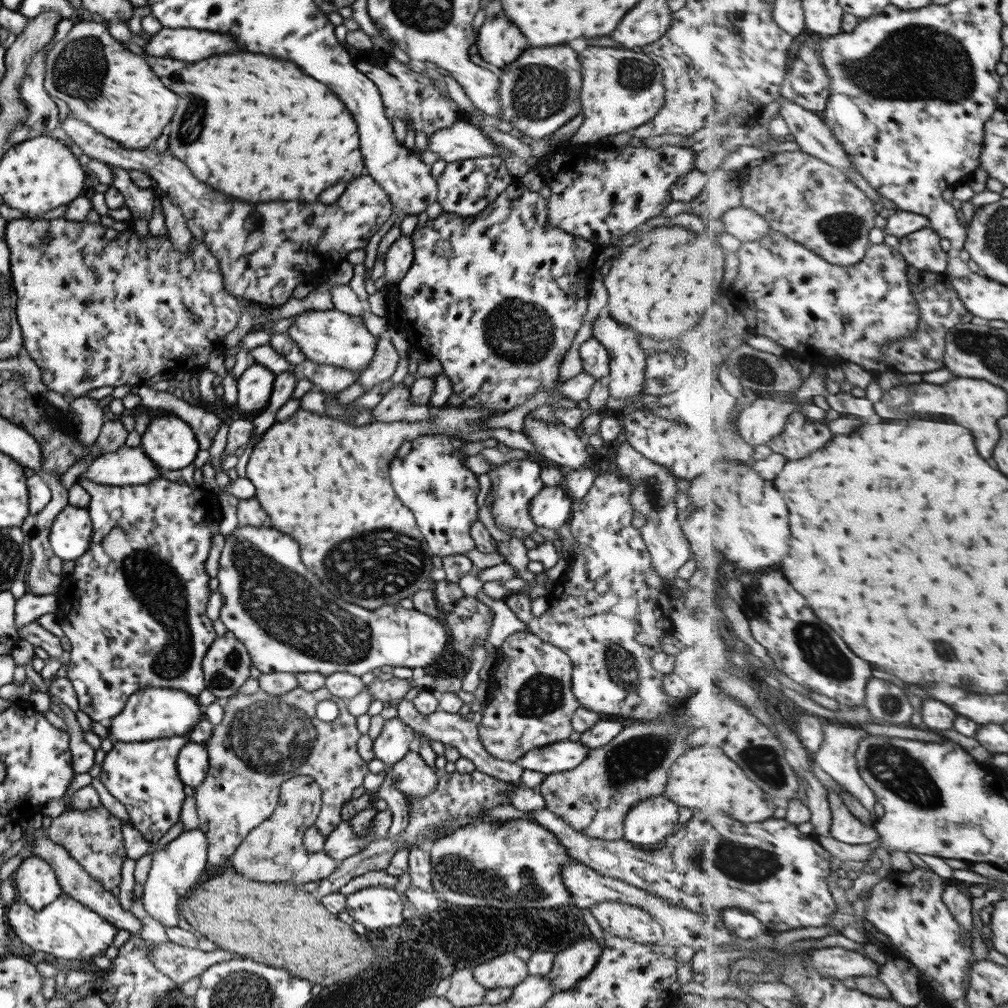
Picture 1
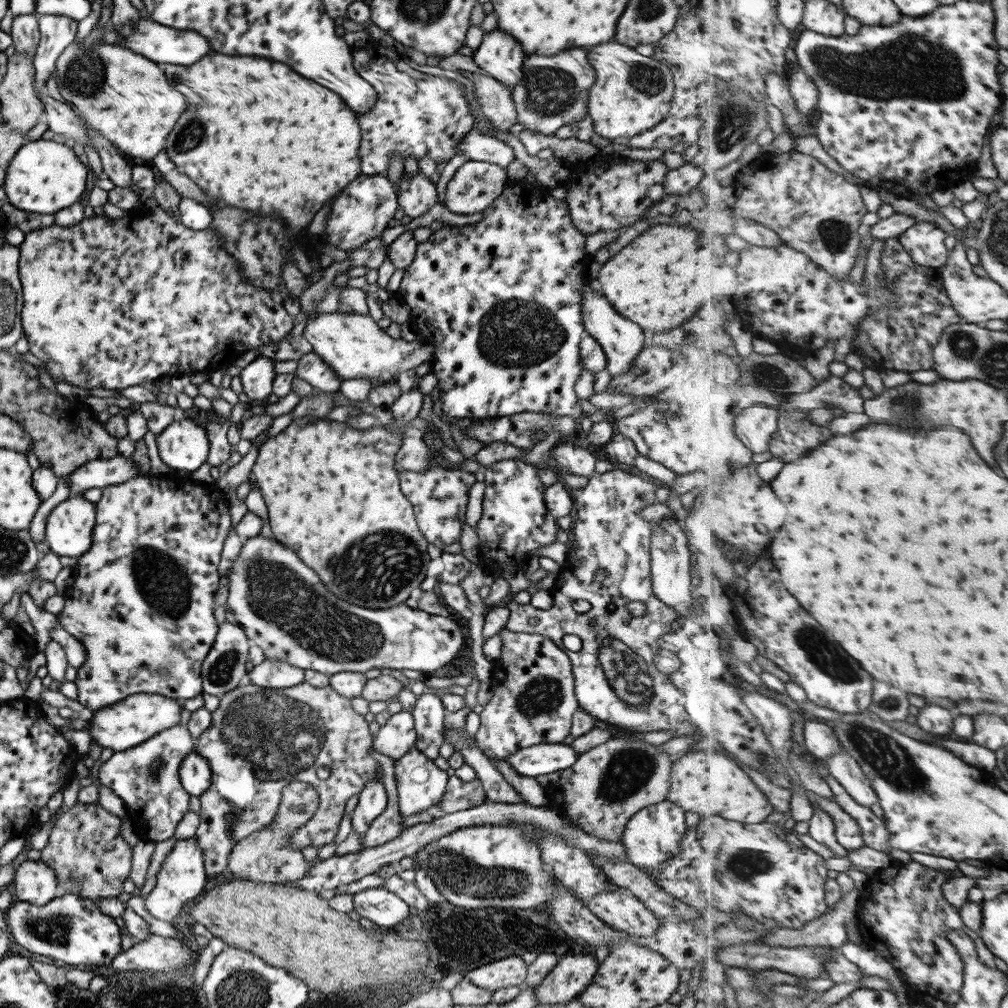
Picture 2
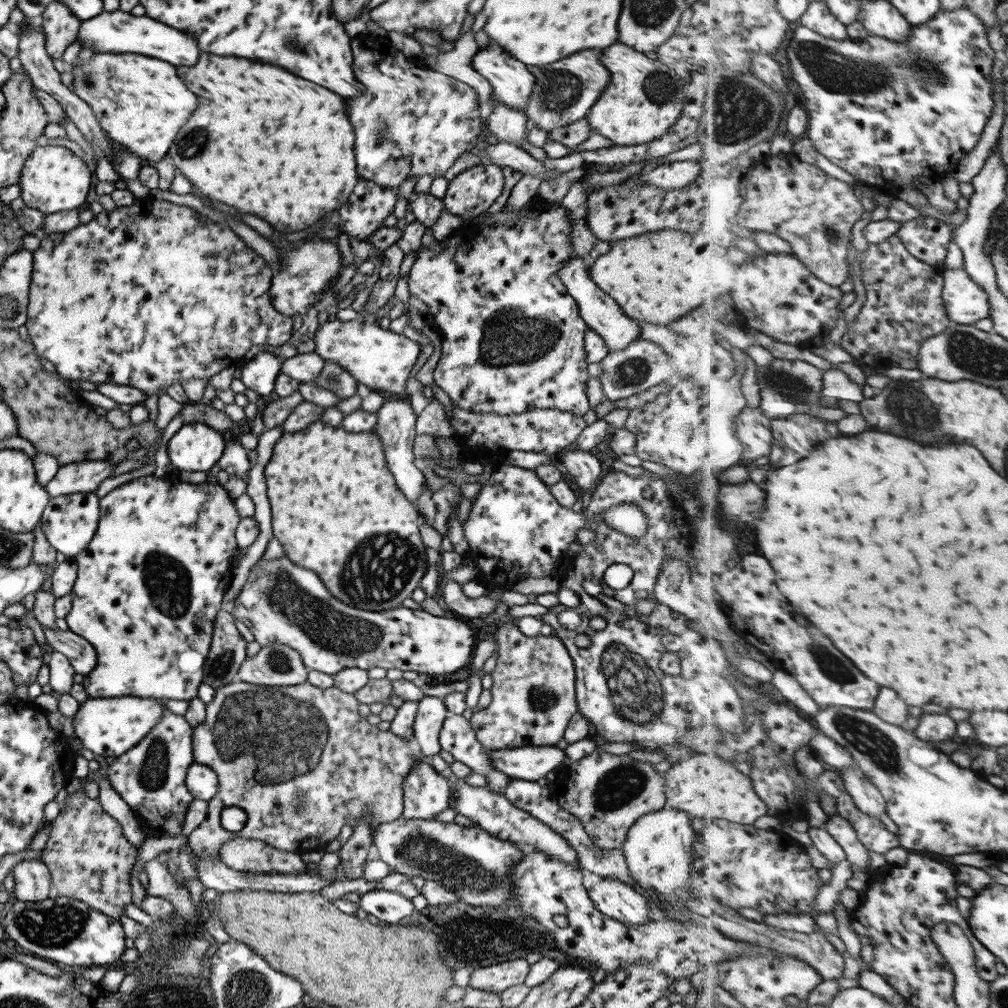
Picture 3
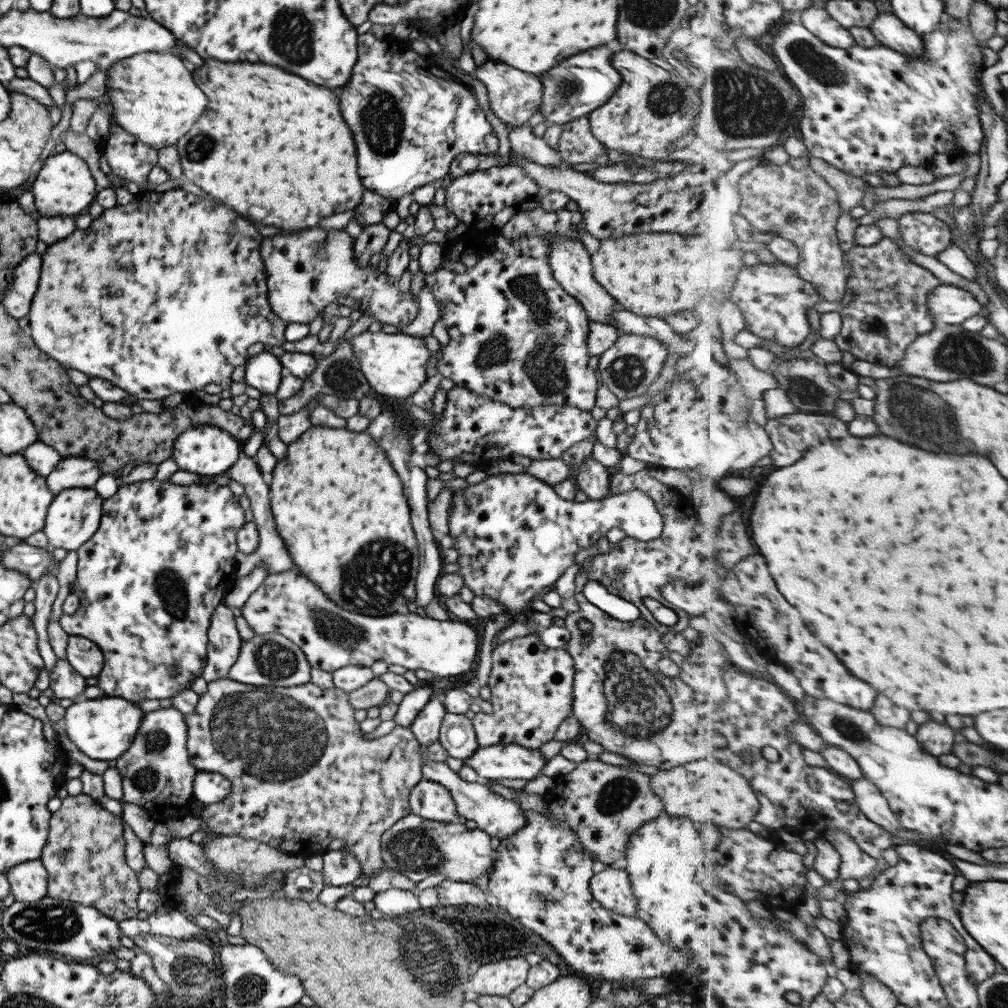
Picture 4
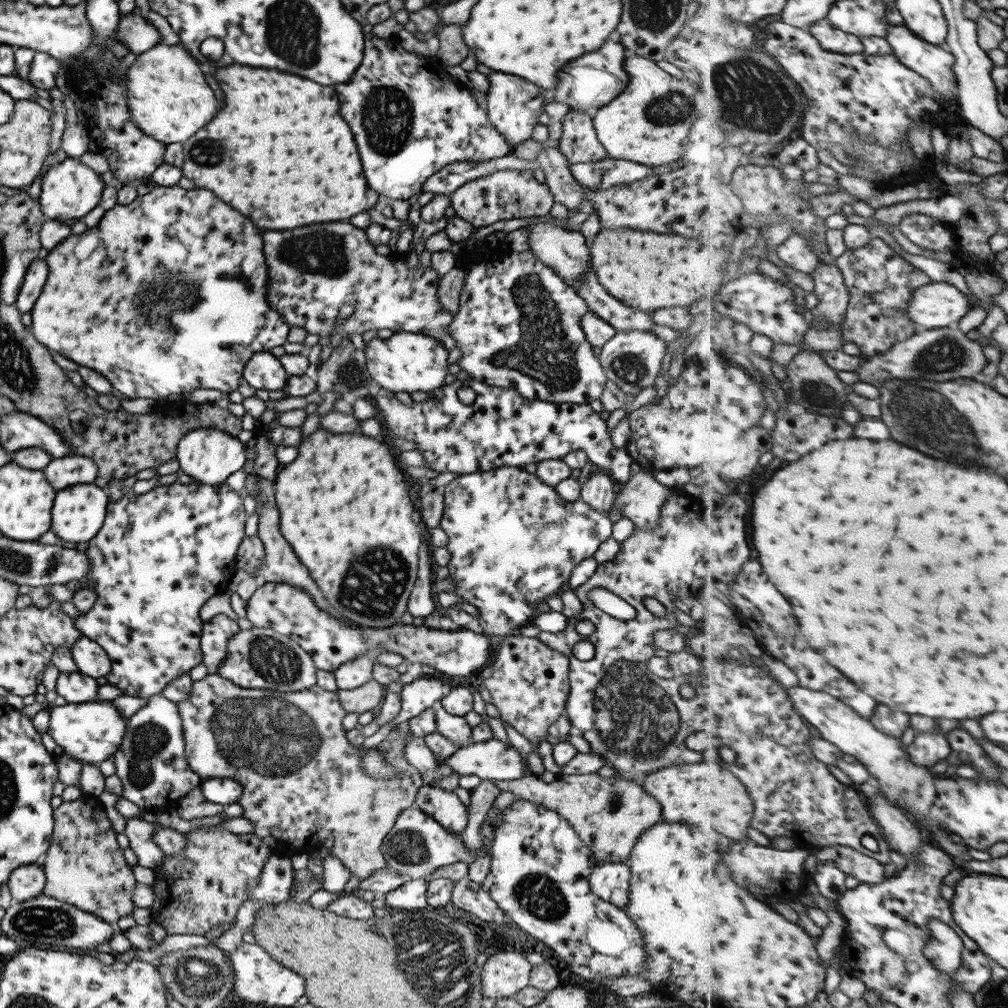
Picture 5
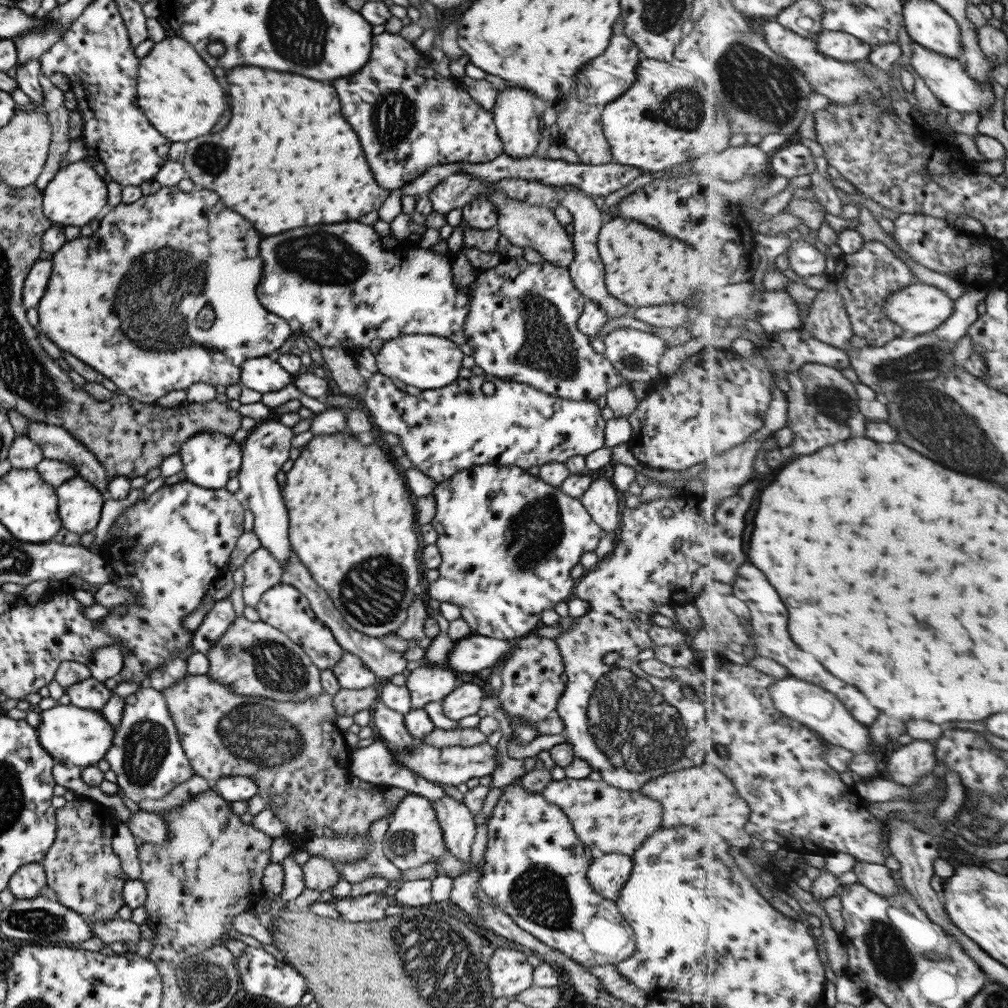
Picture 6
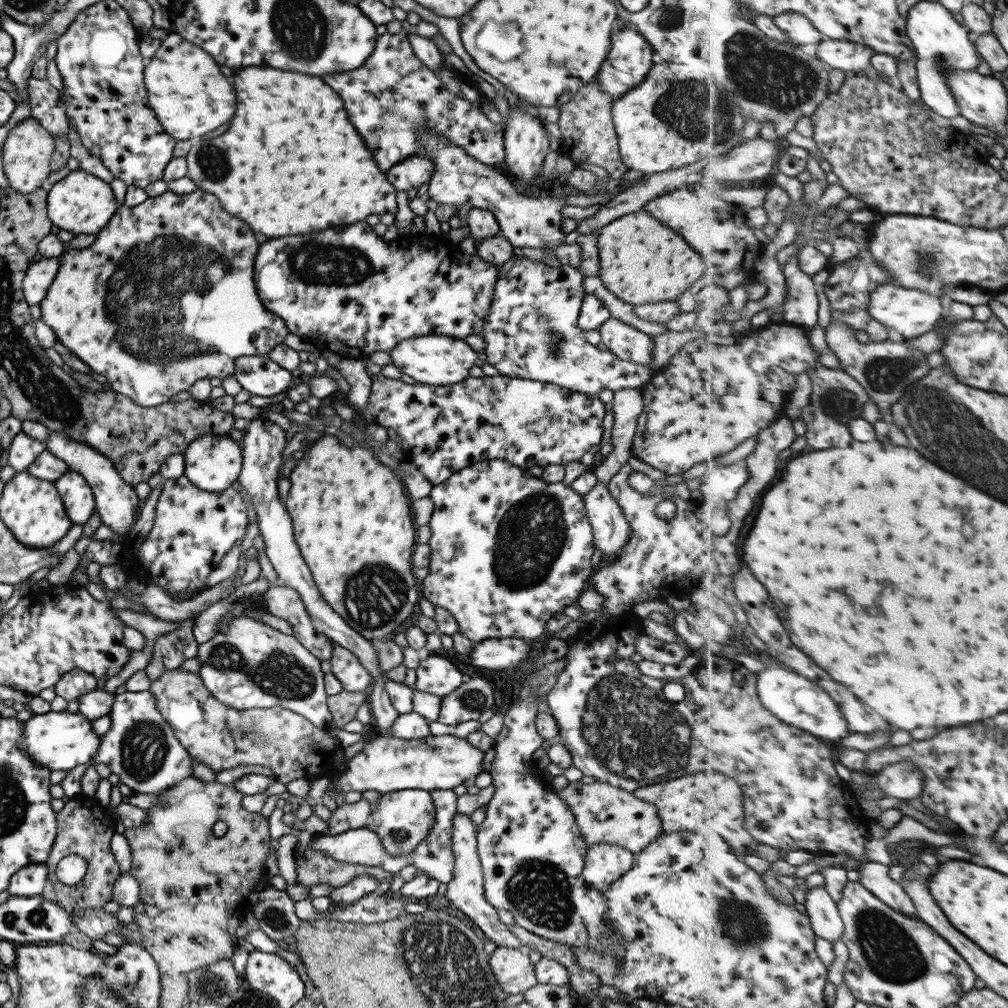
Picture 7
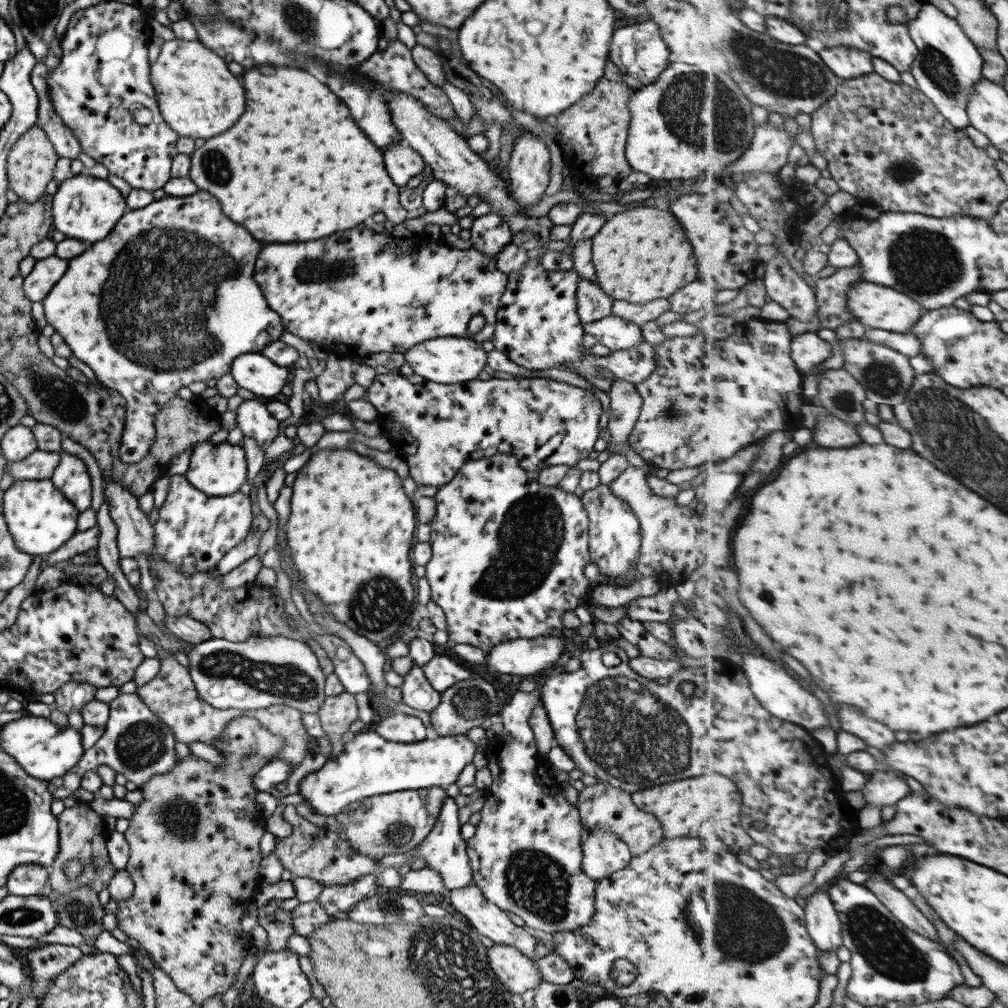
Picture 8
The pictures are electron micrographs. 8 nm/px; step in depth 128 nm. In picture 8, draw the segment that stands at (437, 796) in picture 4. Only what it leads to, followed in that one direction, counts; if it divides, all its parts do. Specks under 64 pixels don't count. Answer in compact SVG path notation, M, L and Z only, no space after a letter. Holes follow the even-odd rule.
M473 883L465 885L463 888L450 890L448 899L450 900L449 904L468 920L468 924L476 930L475 932L487 937L495 945L503 944L514 947L525 956L528 956L536 966L537 957L535 957L534 949L537 940L529 936L522 926L512 923L506 911L485 900L481 889L477 885Z

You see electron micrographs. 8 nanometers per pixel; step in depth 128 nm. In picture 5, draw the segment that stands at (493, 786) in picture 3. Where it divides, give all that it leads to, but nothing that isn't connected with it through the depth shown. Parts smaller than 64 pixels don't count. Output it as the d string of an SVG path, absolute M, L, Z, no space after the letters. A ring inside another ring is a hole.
M440 701L434 702L431 707L435 713L437 733L450 740L457 748L471 743L471 728L462 716L449 714L440 705Z

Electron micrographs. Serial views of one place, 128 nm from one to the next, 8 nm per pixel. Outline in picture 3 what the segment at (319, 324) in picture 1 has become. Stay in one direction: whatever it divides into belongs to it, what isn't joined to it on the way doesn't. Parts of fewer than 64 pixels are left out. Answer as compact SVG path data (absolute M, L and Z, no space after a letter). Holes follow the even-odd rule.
M373 315L340 322L334 317L322 323L313 336L314 354L324 362L333 362L355 378L355 381L370 390L406 394L406 379L419 356L419 344L408 340L402 334L383 330L375 323Z

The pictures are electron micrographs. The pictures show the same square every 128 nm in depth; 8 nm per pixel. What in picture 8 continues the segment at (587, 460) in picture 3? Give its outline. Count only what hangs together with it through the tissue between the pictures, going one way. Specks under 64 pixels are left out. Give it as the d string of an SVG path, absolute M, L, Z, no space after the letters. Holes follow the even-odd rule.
M599 484L578 494L588 516L589 560L599 569L602 581L623 578L633 568L640 545L639 523L630 506L612 493L608 485Z

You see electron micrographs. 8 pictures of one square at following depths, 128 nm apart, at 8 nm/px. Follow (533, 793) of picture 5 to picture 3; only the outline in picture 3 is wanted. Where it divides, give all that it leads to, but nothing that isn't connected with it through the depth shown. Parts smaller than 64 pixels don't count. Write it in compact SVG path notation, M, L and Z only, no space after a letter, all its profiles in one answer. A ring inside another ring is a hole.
M504 621L497 626L494 640L496 640L497 644L497 656L495 657L493 670L490 672L493 681L489 689L491 700L487 707L472 713L471 718L469 719L470 727L473 729L477 742L489 751L519 746L551 746L554 745L555 742L559 742L563 736L565 727L569 722L569 718L571 718L573 713L578 710L574 695L574 665L572 664L571 657L568 655L563 643L553 634L546 631L536 636L527 637L519 632L519 629L517 629L517 625L514 622L508 621ZM596 746L593 752L586 754L583 758L567 762L565 769L569 774L569 780L565 784L563 794L557 795L557 806L578 820L592 846L597 846L601 850L620 849L627 830L633 822L637 821L637 818L664 808L664 778L661 773L653 769L651 763L634 761L626 754L613 755Z

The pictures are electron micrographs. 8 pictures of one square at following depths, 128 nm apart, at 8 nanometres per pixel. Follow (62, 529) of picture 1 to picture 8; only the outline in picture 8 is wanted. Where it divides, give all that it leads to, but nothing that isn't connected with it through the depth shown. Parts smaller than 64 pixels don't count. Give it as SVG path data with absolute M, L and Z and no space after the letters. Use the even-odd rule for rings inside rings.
M64 451L59 452L59 465L49 480L57 490L77 509L83 512L89 508L91 485L86 466L79 458Z

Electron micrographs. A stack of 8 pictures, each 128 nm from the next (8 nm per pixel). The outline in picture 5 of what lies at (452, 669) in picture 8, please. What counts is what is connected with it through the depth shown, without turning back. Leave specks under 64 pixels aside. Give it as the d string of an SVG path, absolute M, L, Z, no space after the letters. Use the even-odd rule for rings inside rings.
M440 675L421 676L411 683L403 683L400 691L400 709L397 716L391 719L391 724L399 724L413 718L423 709L439 701L450 689L444 677Z

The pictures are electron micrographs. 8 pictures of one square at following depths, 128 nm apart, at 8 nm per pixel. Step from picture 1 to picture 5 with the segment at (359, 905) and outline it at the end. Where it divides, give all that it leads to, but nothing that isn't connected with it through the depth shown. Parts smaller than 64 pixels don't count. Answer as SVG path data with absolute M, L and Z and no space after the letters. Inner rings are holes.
M423 879L405 880L397 888L383 895L383 902L390 911L421 909L426 905L426 884Z

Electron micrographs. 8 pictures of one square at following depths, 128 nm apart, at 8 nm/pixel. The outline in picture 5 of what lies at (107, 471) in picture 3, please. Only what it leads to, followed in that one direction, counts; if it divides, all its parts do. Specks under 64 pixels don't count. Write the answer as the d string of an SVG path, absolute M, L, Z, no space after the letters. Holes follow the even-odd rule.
M79 455L52 459L41 472L54 491L97 480L95 464L89 458Z

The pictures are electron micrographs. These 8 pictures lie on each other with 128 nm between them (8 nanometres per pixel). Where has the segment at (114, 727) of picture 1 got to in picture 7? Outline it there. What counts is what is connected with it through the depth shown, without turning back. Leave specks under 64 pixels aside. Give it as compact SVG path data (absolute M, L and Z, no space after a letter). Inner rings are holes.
M50 710L43 714L31 714L24 722L24 732L18 745L32 761L51 772L59 769L69 770L74 766L86 764L95 756L99 741L100 737L93 732L90 720L78 711L70 713L66 710L61 712Z

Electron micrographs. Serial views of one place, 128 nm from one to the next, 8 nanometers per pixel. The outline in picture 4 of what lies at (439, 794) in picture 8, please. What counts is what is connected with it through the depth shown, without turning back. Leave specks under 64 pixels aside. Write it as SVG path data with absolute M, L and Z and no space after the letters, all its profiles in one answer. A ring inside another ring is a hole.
M409 814L381 834L380 853L384 868L396 871L414 884L430 875L441 875L447 881L483 885L493 865L492 845L492 838L485 832L468 830L462 821L435 822Z

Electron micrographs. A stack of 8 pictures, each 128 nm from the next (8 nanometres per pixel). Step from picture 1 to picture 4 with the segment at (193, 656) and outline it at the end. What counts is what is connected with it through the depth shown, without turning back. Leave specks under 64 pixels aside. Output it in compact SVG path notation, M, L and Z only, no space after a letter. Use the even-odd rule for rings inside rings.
M149 479L144 481L137 481L133 483L129 483L126 485L120 485L117 487L116 492L109 498L102 499L101 505L101 516L100 521L97 527L97 530L92 534L92 537L87 541L84 542L79 548L76 550L76 577L74 580L74 591L73 594L76 594L77 599L79 599L79 608L73 614L69 616L61 616L58 618L58 623L60 627L68 634L68 635L81 635L83 638L94 642L101 651L103 657L103 666L102 669L97 674L97 684L96 687L98 690L104 694L105 697L119 697L127 699L129 702L138 702L143 699L153 699L153 700L168 700L172 696L179 694L184 688L190 688L191 683L194 678L197 676L202 676L202 668L206 659L206 644L207 644L207 637L206 632L210 623L210 616L211 613L214 611L214 608L221 604L221 600L224 599L230 585L234 582L235 576L235 563L234 558L236 552L236 532L240 529L240 526L244 523L243 521L243 509L239 506L238 497L232 495L232 492L229 491L227 485L220 486L216 483L210 482L208 484L192 484L188 486L183 485L175 485L170 483L168 480L156 480L156 479Z

